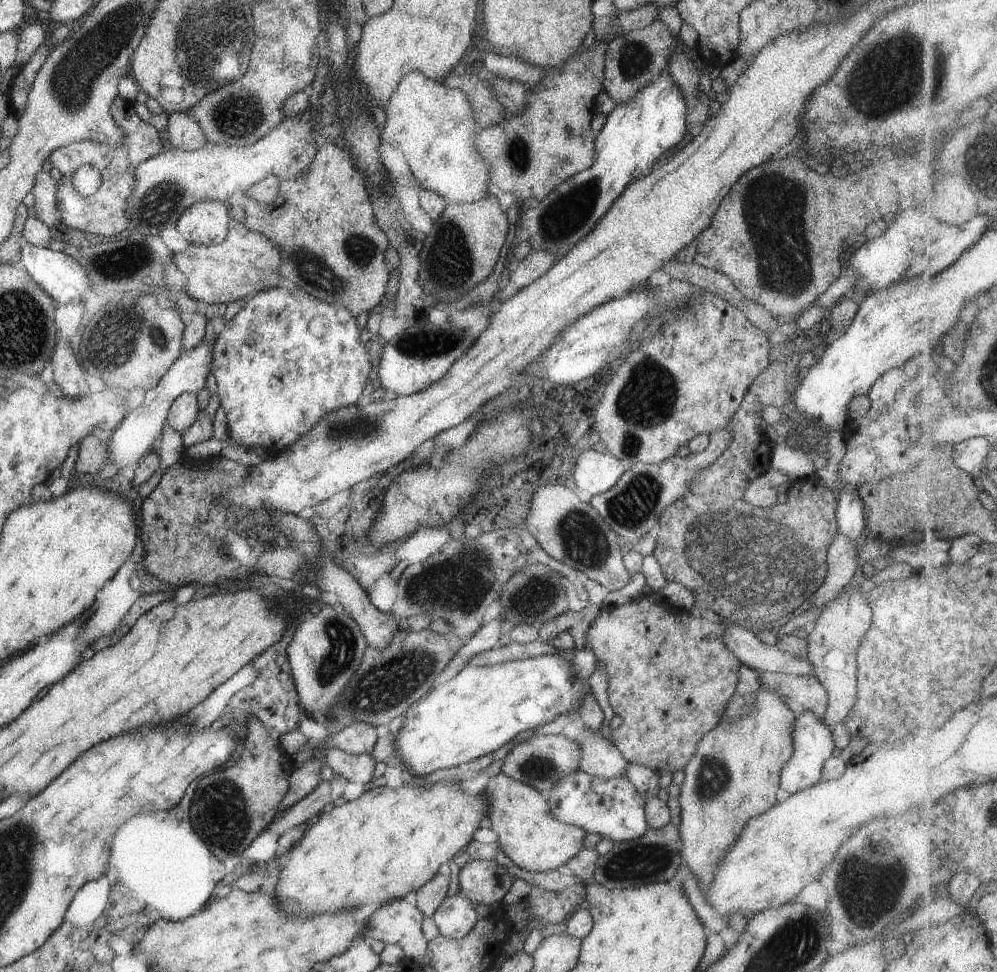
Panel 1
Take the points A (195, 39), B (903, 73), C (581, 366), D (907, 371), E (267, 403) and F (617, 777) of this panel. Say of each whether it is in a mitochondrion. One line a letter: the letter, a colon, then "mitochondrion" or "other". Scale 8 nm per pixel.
A: mitochondrion
B: mitochondrion
C: other
D: other
E: other
F: other

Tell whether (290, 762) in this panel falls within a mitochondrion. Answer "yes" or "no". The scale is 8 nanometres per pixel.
no

